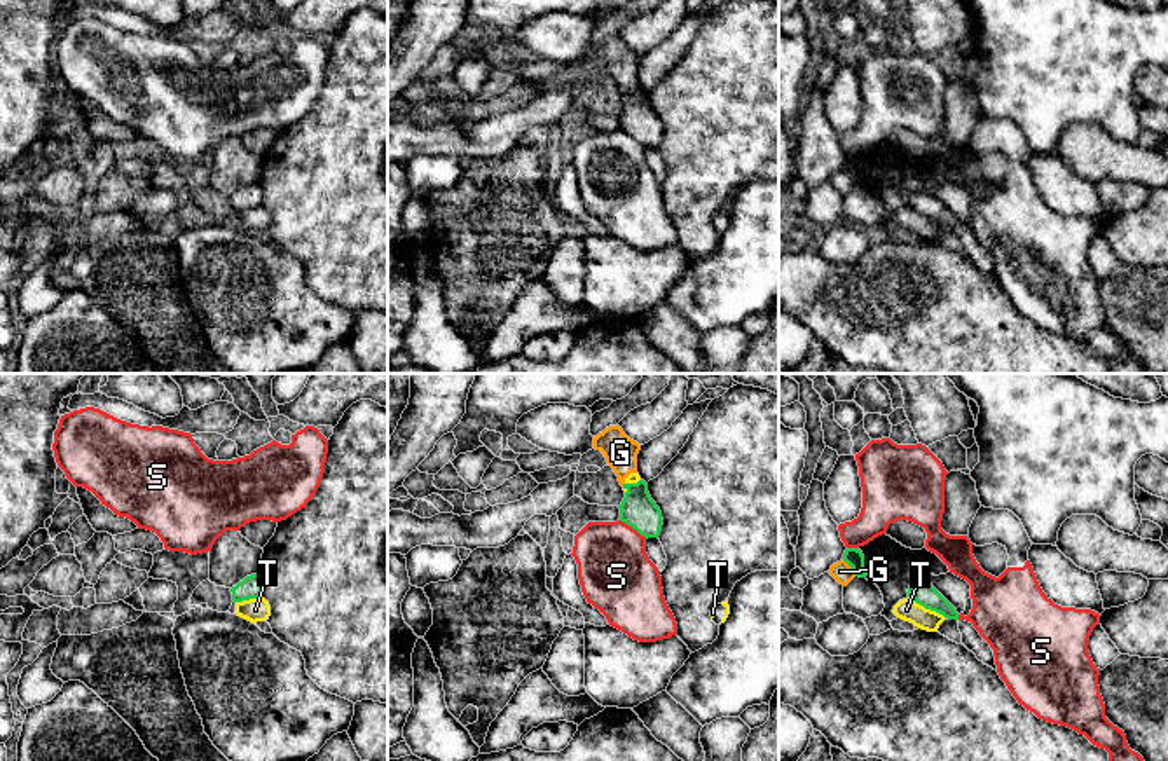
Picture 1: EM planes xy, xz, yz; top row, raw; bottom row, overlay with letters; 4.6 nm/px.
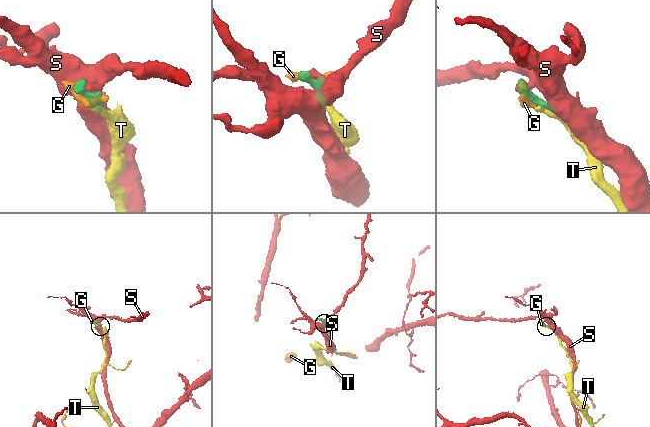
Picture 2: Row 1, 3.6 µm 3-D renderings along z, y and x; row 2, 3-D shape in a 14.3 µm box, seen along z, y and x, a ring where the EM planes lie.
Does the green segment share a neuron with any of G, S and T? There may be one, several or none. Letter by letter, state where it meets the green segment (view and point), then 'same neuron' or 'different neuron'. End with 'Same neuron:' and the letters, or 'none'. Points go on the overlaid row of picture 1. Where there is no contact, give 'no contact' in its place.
G: yz (851, 566) | different neuron
S: xz (634, 527) | different neuron
T: yz (927, 608) | different neuron
Same neuron: none

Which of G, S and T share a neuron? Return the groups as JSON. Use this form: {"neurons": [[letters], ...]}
{"neurons": [["G", "T"], ["S"]]}

